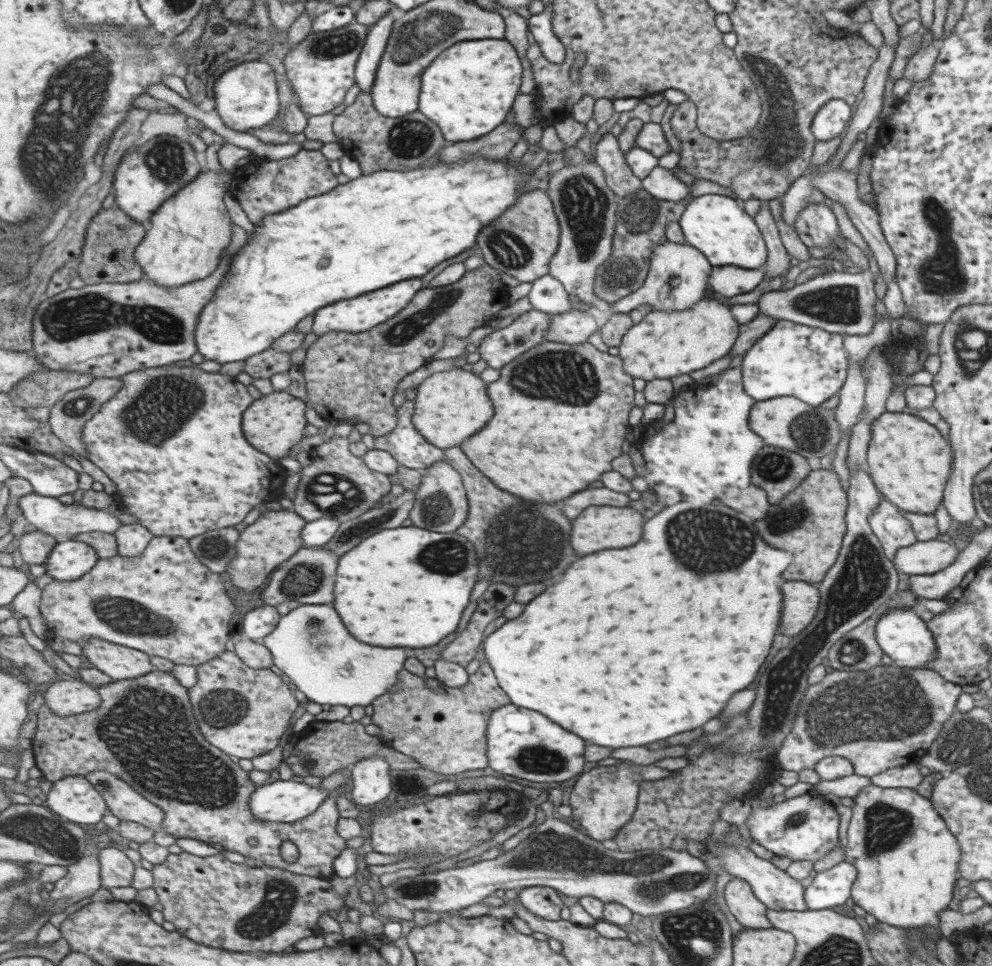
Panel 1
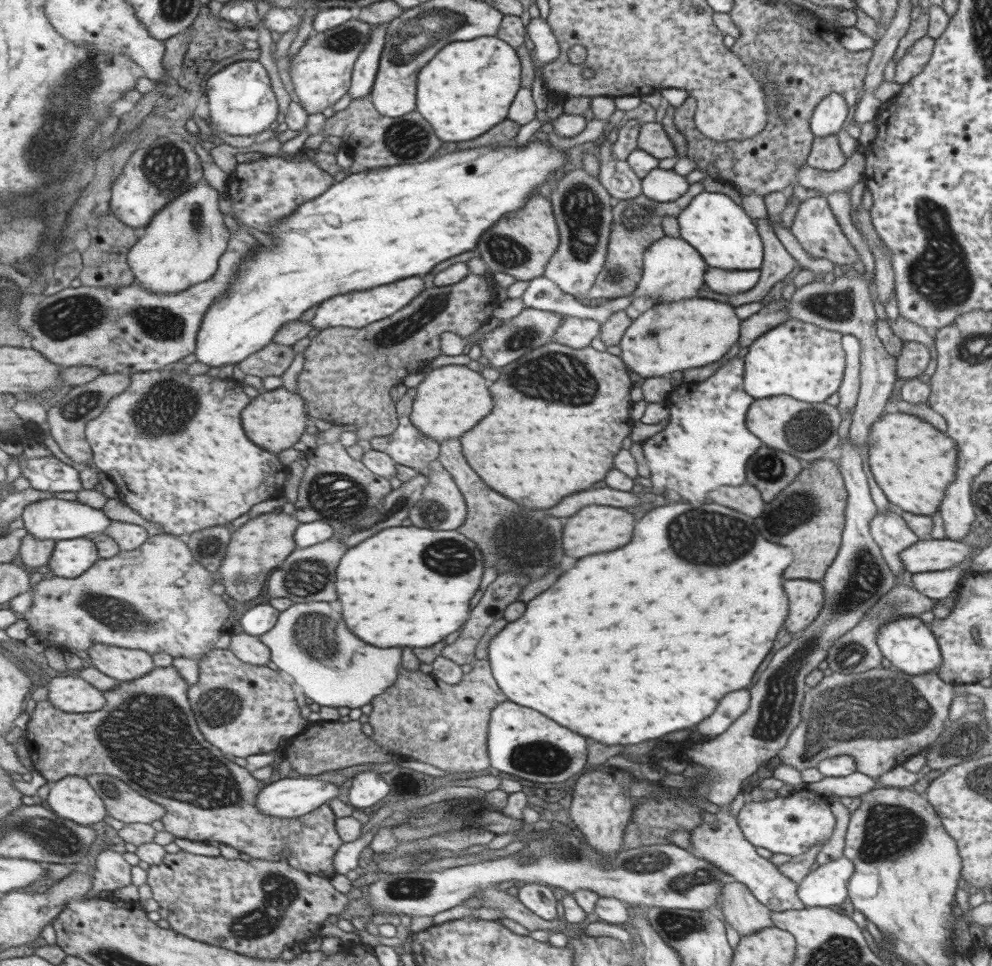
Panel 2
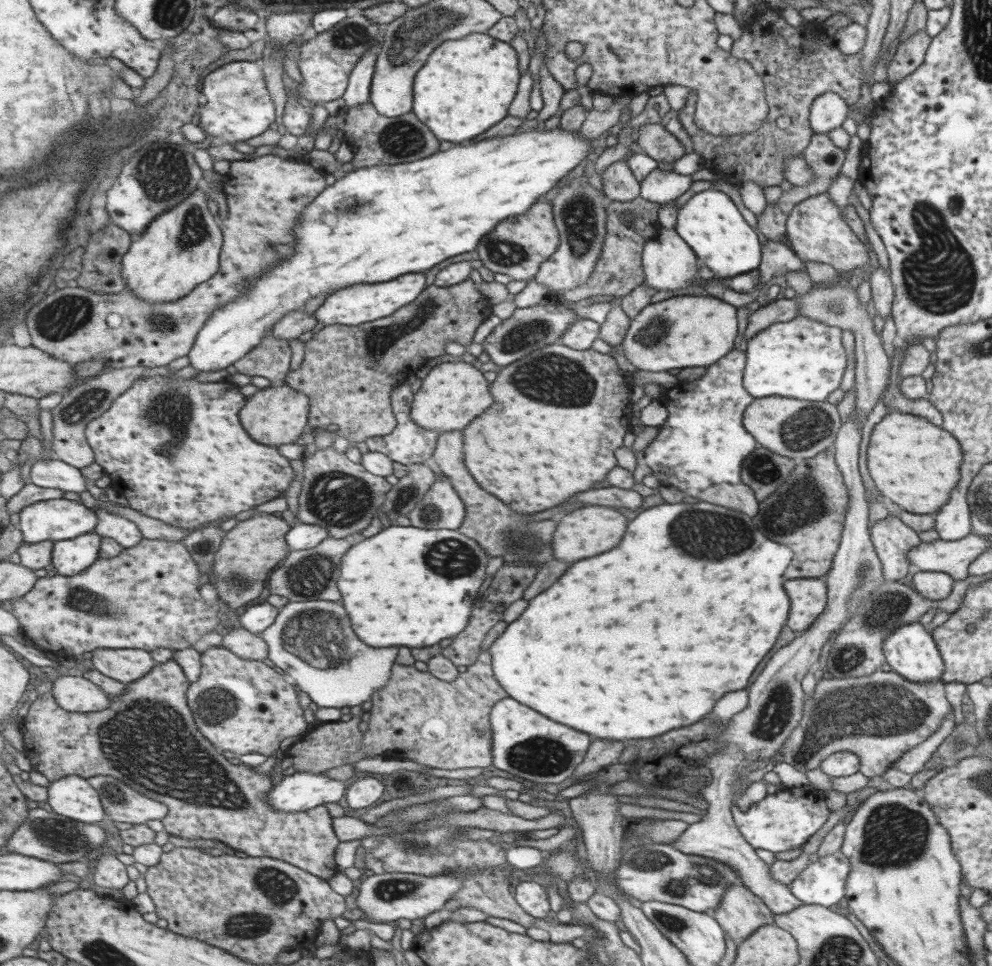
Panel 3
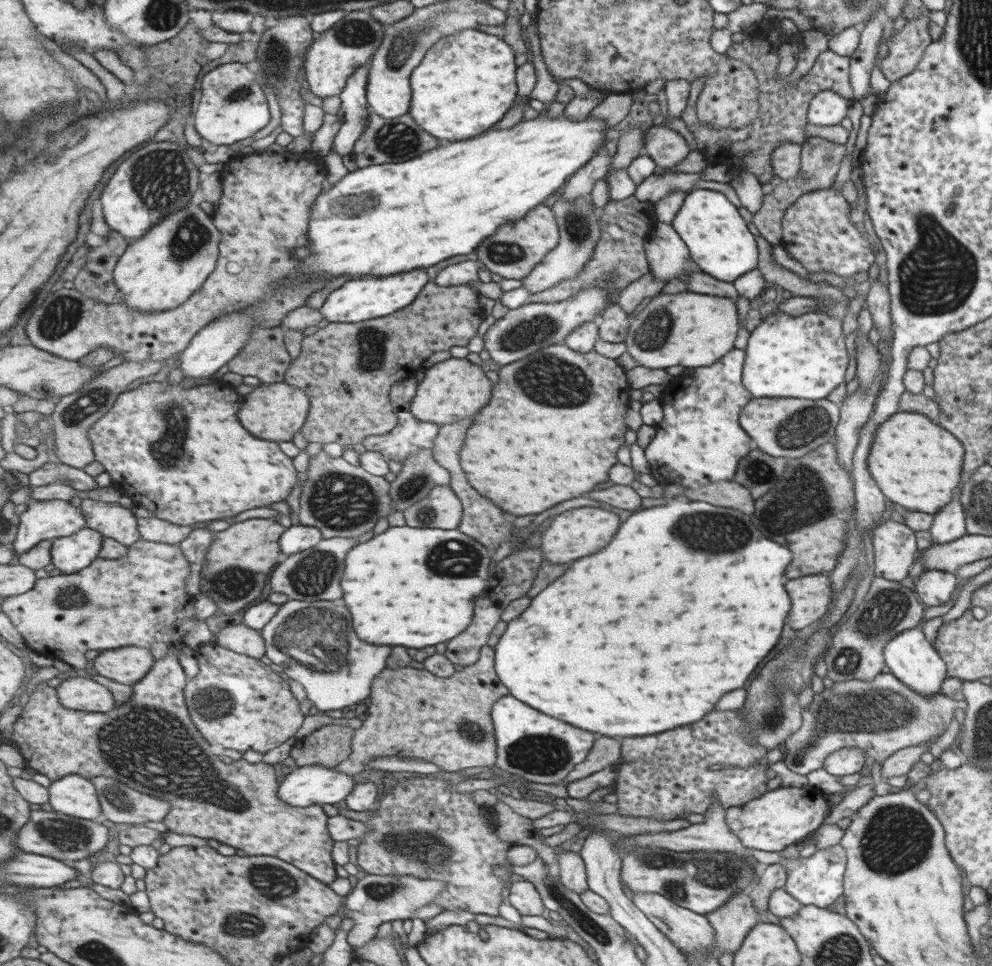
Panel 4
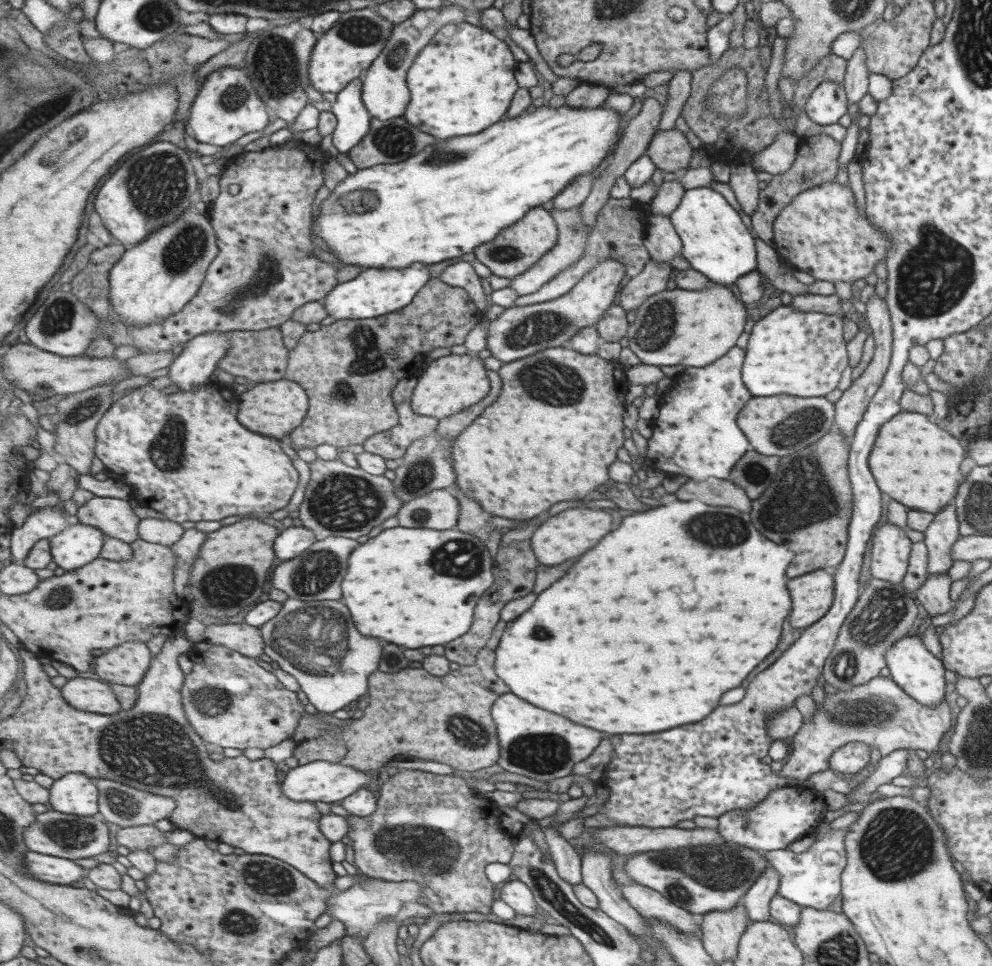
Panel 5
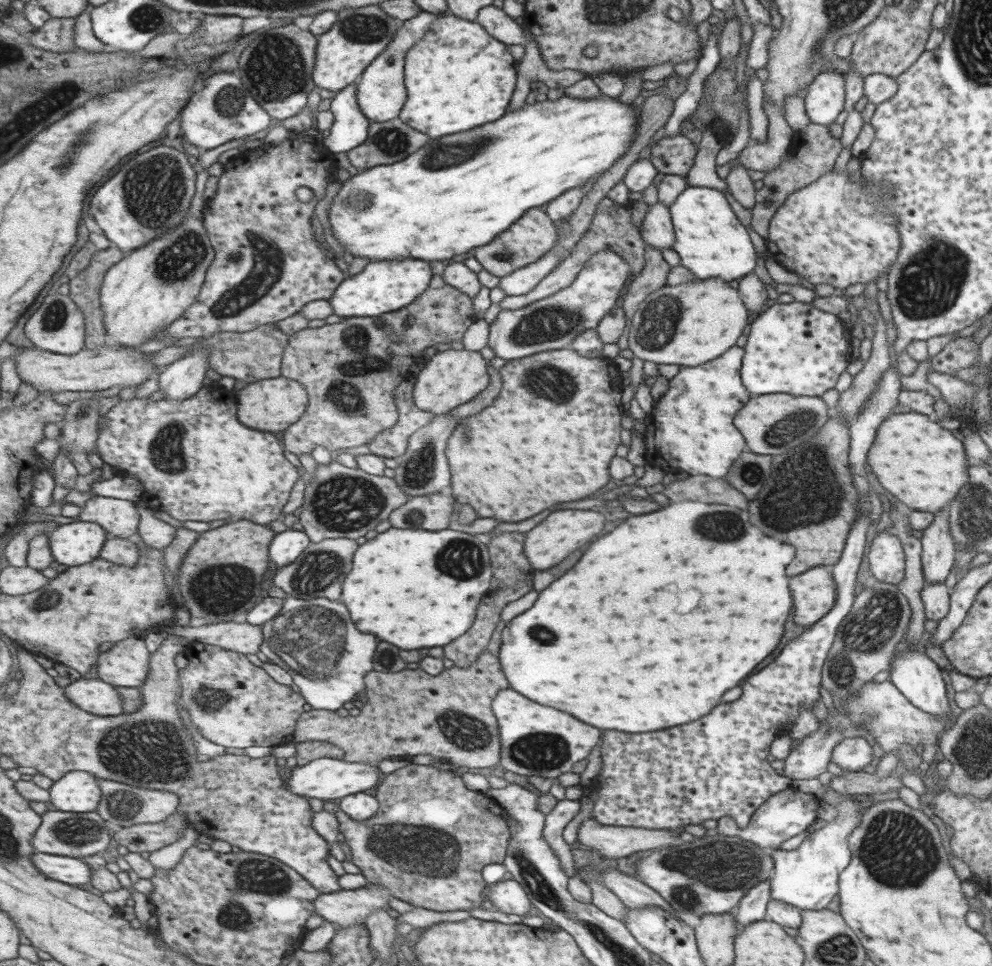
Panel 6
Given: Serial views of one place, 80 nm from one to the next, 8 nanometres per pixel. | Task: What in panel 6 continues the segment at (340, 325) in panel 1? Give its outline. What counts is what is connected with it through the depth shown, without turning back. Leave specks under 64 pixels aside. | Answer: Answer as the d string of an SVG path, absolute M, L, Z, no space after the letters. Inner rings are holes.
M377 260L369 262L361 271L347 277L330 298L334 312L344 319L351 317L376 317L400 310L427 288L431 280L429 263L423 260Z

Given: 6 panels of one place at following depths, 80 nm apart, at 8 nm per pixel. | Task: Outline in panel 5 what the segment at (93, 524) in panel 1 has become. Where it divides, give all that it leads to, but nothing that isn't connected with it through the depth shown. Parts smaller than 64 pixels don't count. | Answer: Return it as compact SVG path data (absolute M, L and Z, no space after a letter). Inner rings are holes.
M41 507L33 511L22 527L11 532L11 556L23 564L24 558L31 552L37 541L53 538L61 534L72 524L79 524L78 515L71 515L65 508Z

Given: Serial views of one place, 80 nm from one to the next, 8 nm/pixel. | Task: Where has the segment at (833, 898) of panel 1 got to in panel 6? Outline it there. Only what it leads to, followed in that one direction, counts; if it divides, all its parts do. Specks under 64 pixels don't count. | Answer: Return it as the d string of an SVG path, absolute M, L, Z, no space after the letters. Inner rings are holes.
M850 800L837 803L833 806L837 811L837 817L831 821L818 823L816 826L809 829L808 835L799 844L799 847L794 850L774 849L770 851L770 856L773 856L773 876L770 877L770 899L778 900L789 904L799 910L821 910L831 902L831 898L837 894L837 876L841 870L847 866L850 861L850 850L847 846L847 836L860 823L859 805L857 801Z

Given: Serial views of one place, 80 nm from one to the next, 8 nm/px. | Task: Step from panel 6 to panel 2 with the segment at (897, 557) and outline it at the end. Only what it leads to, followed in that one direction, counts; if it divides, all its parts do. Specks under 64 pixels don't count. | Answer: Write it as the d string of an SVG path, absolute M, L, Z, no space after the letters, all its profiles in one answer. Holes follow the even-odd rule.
M888 511L876 513L871 520L871 535L880 548L889 572L895 576L905 571L899 554L919 540L907 522L899 515Z

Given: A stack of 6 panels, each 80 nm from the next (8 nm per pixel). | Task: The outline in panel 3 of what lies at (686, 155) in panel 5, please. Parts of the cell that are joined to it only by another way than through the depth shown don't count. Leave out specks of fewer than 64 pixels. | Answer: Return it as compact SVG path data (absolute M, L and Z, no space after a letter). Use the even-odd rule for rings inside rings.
M649 123L638 128L637 149L657 162L673 162L683 156L683 146L665 132L659 123Z

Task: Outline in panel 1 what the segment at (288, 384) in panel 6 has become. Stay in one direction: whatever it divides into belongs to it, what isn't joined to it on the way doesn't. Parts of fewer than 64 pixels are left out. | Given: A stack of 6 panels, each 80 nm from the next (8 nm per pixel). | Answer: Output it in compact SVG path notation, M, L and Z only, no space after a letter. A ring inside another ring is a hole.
M273 391L268 395L262 395L259 399L254 401L253 408L249 408L249 412L245 412L245 436L249 436L249 442L273 456L275 460L281 460L291 452L291 448L297 447L297 444L303 440L307 435L305 428L307 428L307 406L302 399L291 396L289 391Z

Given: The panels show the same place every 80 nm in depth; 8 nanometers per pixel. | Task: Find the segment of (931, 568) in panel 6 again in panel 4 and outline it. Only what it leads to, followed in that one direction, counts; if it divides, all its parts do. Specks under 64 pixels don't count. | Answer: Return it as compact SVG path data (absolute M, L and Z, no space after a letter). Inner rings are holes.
M953 500L953 504L947 504L934 514L929 527L932 544L945 544L957 540L965 532L965 514L959 500Z

